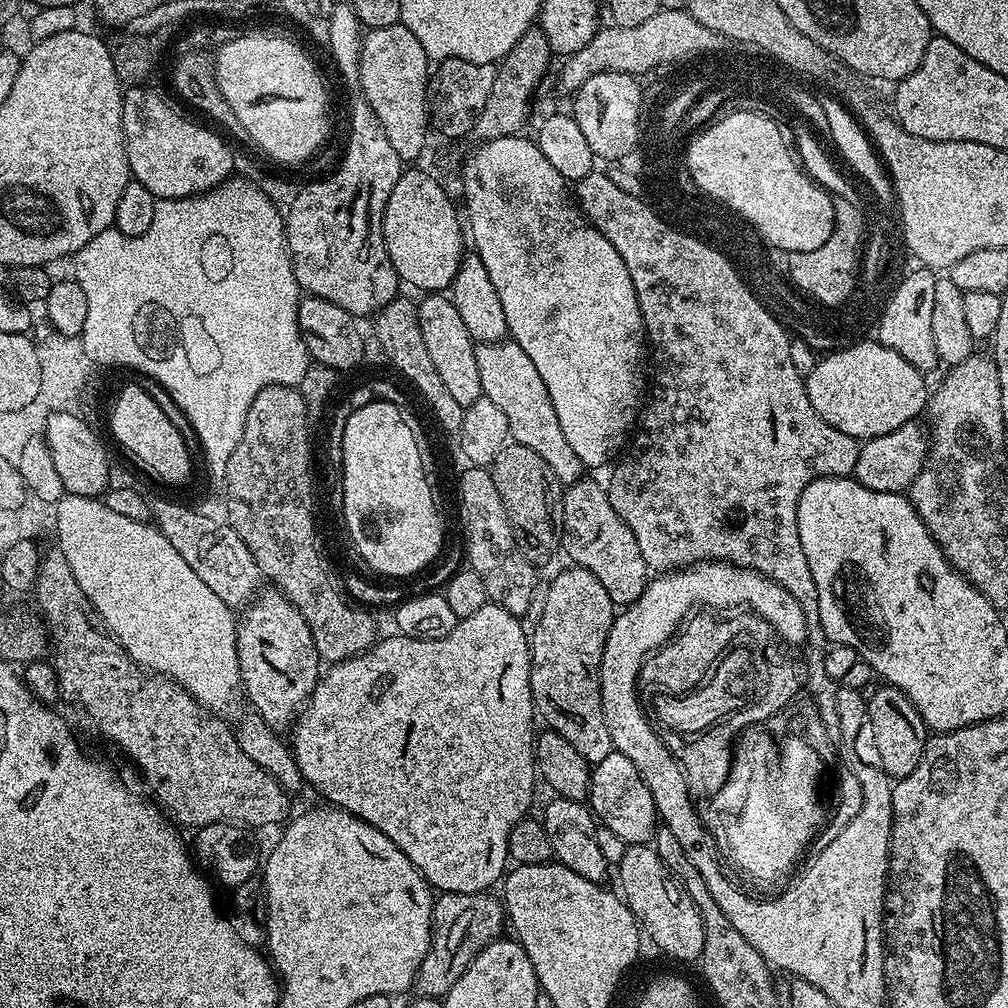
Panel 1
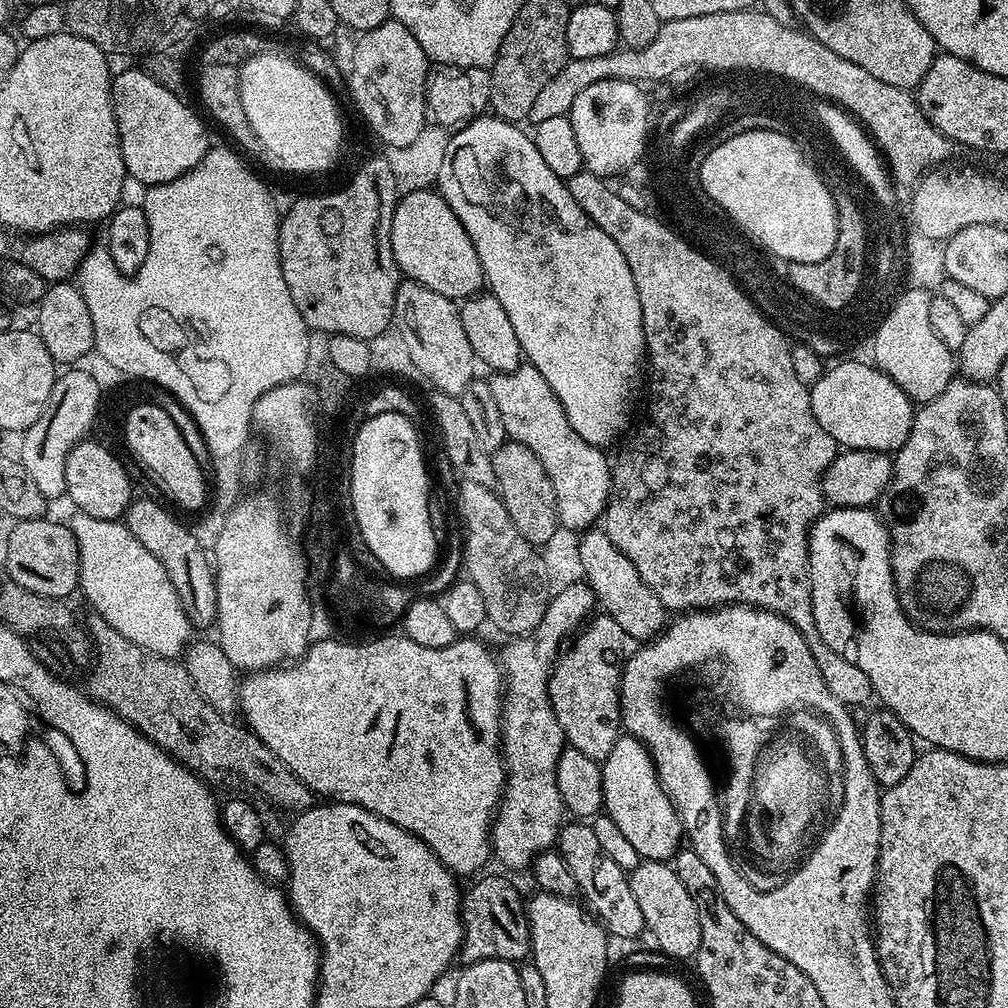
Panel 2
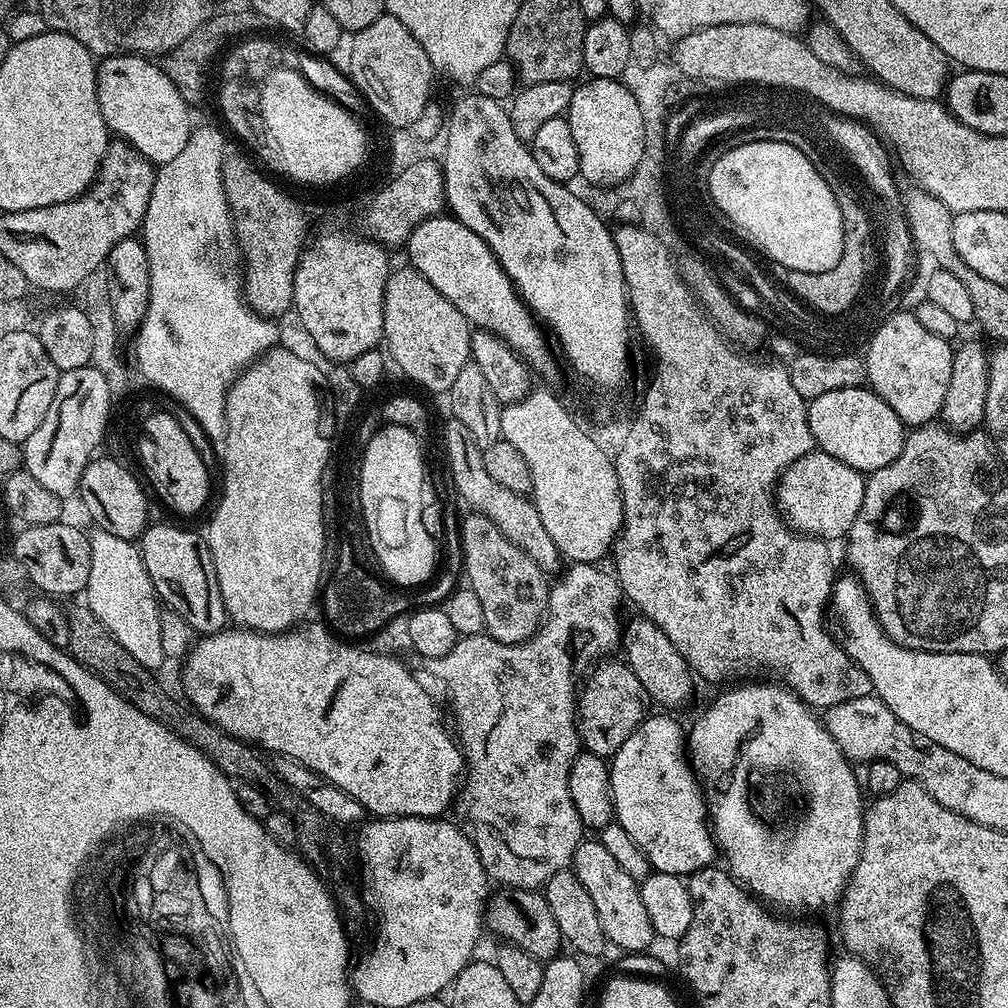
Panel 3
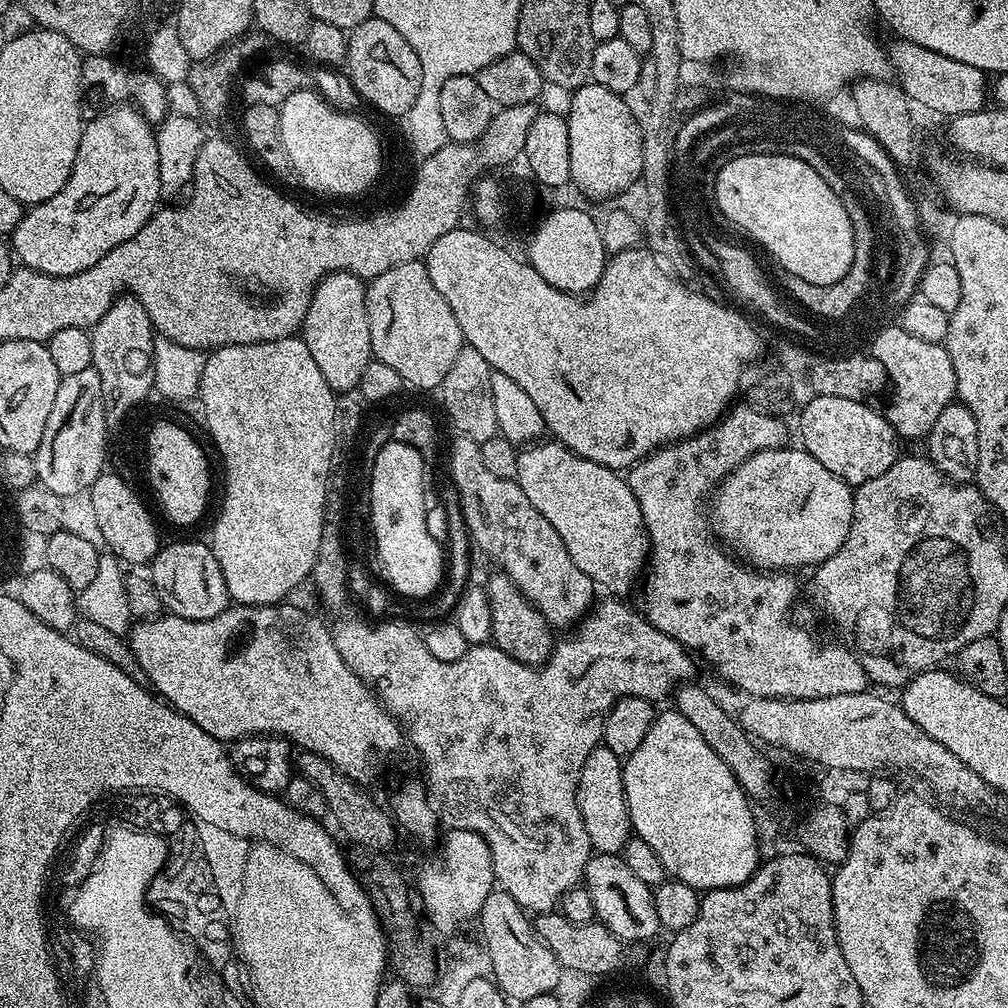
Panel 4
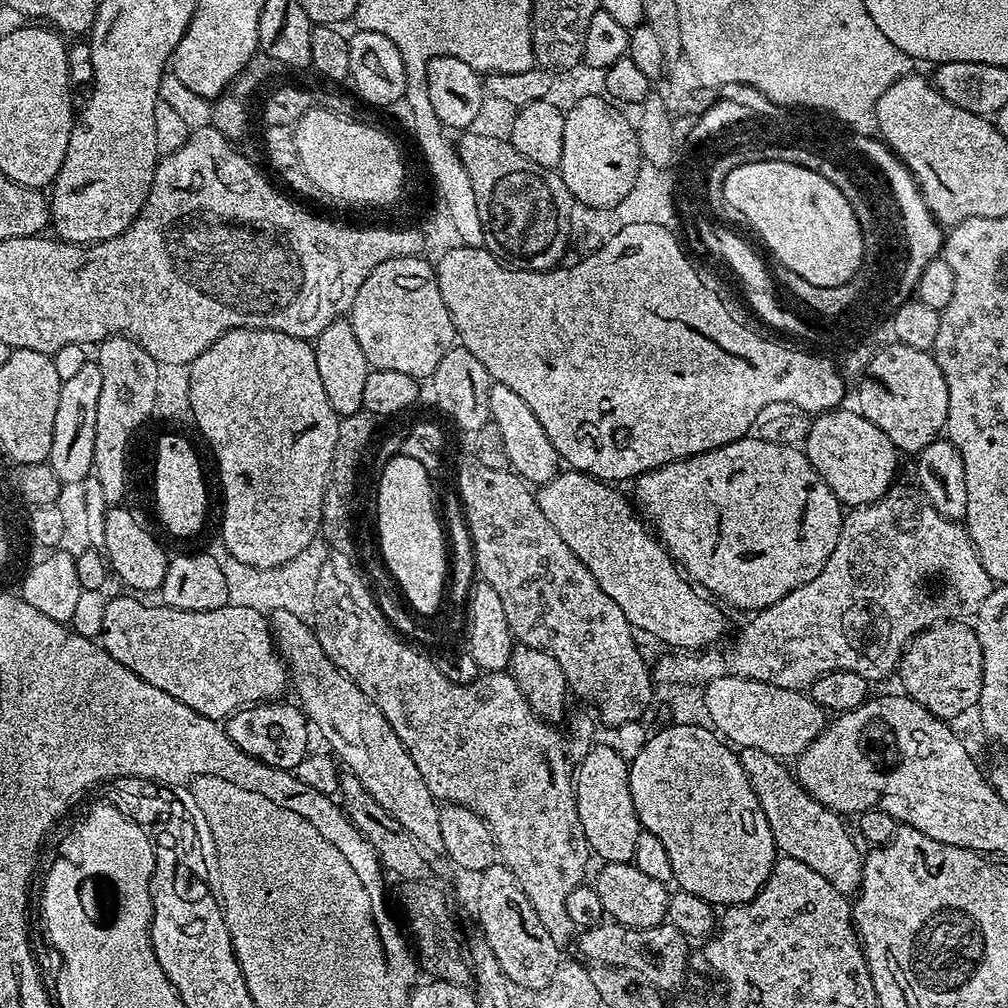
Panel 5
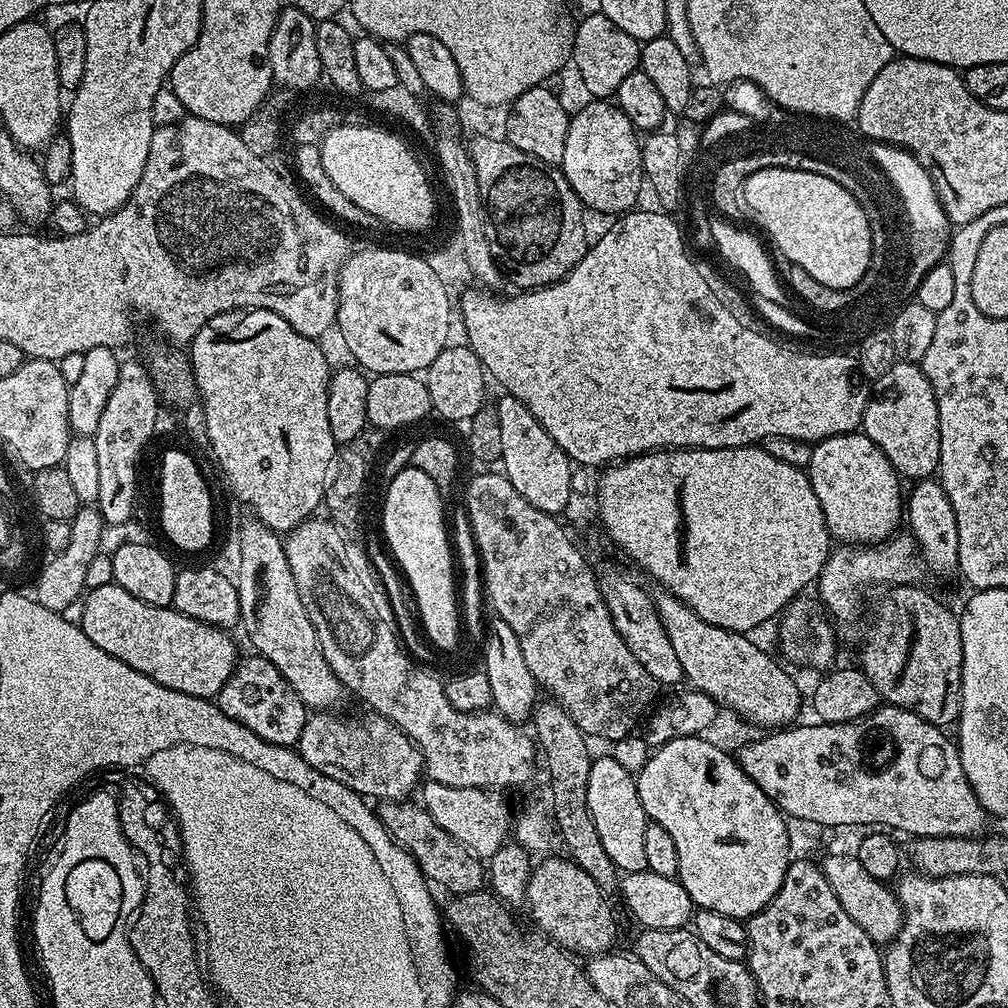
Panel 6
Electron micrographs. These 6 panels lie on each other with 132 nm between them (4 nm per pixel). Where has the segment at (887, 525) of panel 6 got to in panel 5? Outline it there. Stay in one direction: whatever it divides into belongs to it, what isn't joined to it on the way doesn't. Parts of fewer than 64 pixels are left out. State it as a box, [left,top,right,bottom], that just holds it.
[802,406,901,509]

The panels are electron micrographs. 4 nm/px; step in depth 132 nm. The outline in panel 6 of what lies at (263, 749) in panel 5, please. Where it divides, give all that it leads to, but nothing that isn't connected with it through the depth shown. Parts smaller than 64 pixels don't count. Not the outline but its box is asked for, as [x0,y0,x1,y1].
[214,654,310,748]

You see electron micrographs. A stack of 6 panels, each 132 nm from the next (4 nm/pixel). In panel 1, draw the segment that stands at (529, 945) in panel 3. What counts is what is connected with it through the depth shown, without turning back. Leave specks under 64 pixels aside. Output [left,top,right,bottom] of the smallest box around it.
[415,892,506,998]

